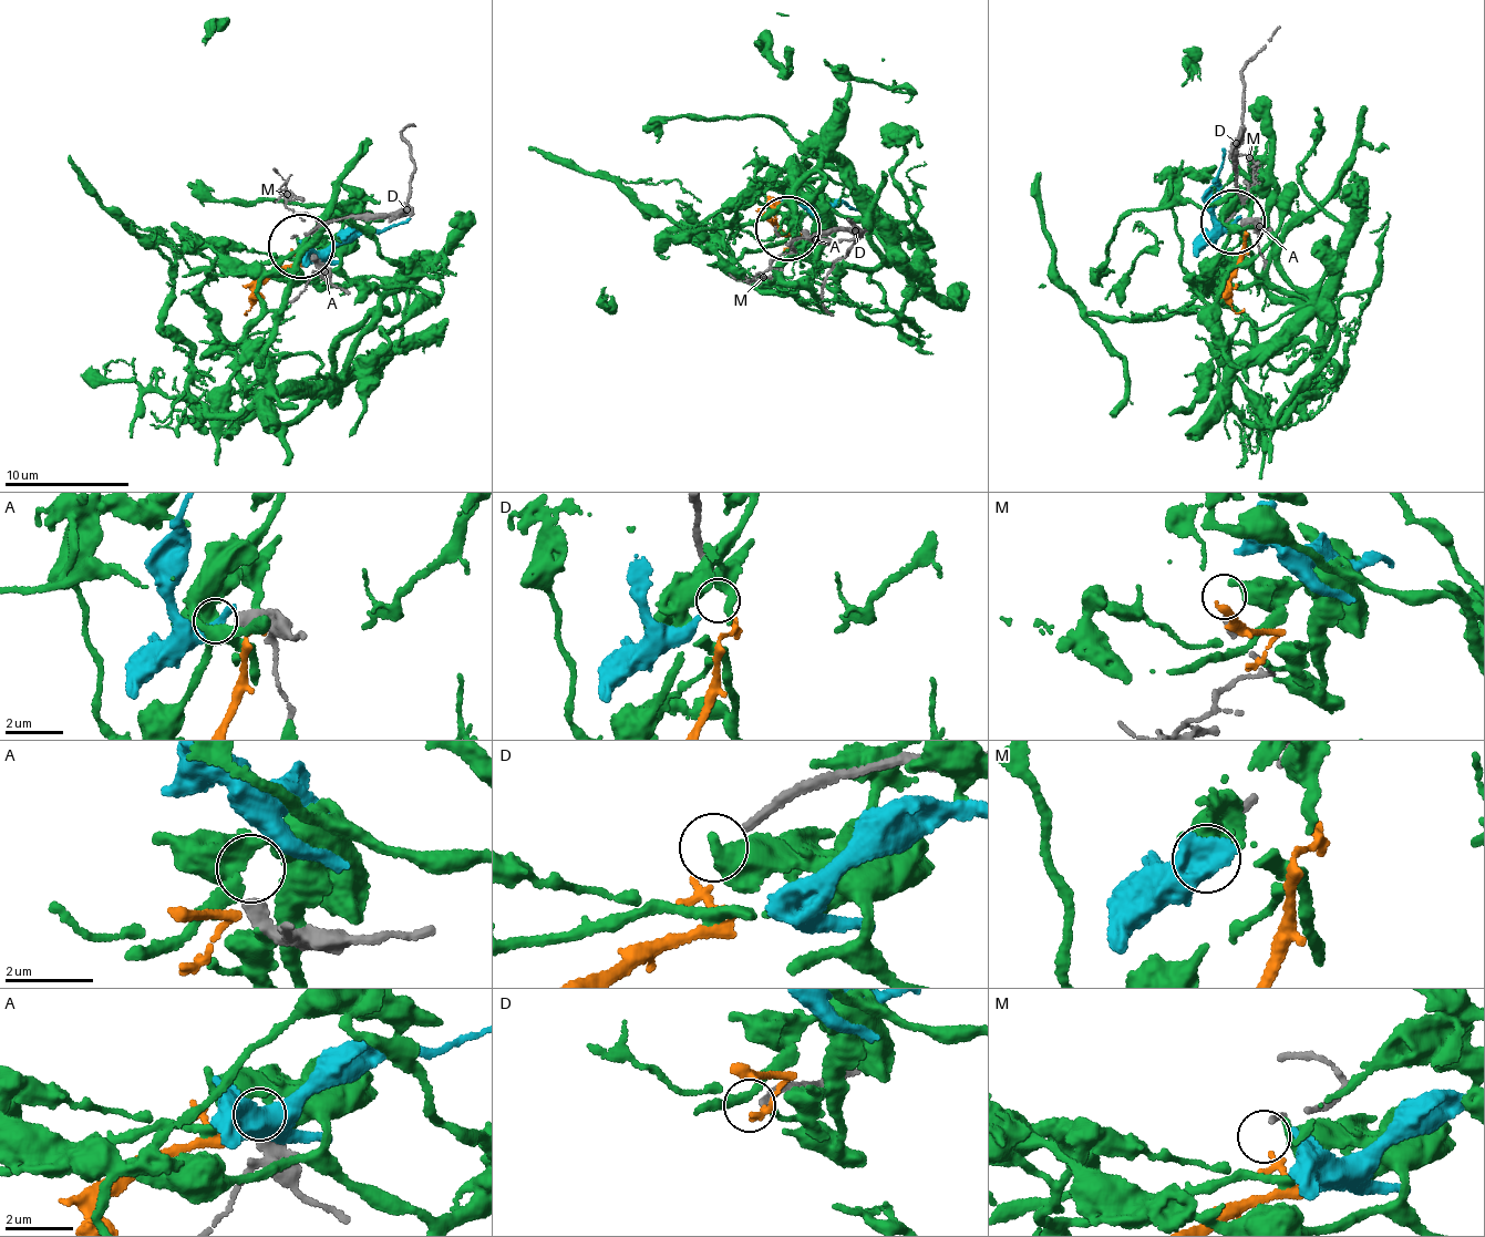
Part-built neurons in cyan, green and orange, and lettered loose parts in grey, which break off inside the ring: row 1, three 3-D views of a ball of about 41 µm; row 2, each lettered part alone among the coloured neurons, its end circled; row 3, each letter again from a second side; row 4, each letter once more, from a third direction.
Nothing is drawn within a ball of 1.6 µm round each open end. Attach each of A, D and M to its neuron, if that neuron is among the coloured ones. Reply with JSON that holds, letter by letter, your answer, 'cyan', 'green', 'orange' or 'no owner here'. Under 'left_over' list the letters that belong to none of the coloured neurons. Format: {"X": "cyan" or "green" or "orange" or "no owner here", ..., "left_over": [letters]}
{"A": "no owner here", "D": "no owner here", "M": "no owner here", "left_over": ["A", "D", "M"]}

